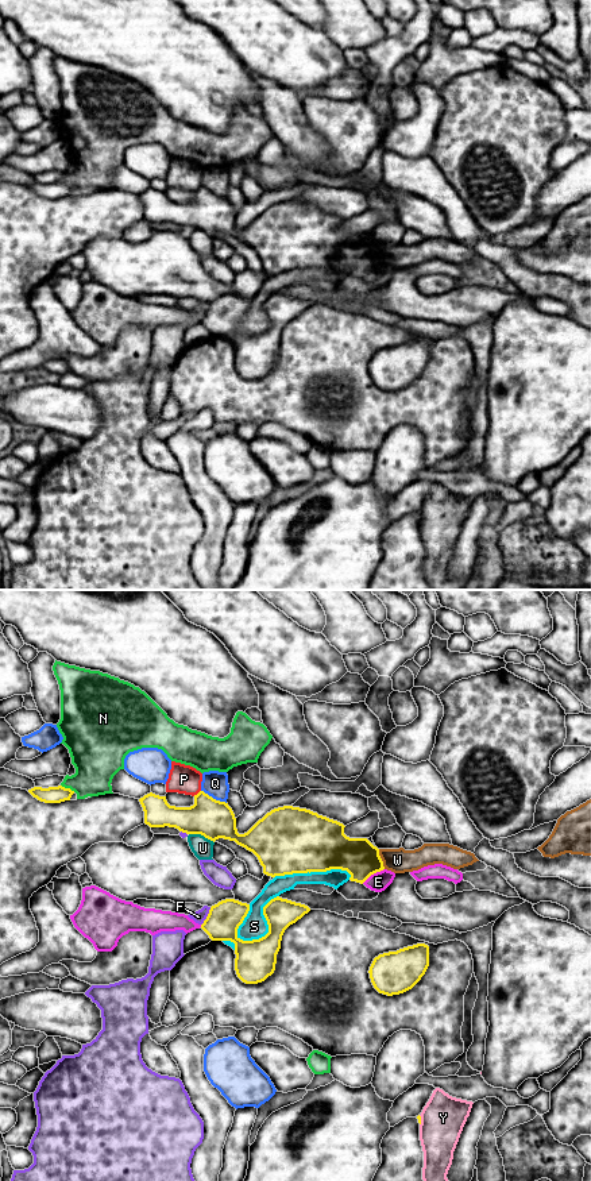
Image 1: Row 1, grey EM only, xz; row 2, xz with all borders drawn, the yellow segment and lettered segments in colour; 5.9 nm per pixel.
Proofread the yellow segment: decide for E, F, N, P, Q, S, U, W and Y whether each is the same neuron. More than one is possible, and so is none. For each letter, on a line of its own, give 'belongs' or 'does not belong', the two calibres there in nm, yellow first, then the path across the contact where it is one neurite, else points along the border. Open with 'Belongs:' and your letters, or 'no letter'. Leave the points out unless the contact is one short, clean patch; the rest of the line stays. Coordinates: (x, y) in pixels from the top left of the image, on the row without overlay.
Belongs: no letter
E: does not belong | 220/120 nm
F: does not belong | 200/80 nm
N: does not belong | 100/280 nm
P: does not belong | 240/180 nm
Q: does not belong | 240/150 nm
S: does not belong | 240/150 nm
U: does not belong | 240/130 nm | along xz (189, 228), (200, 228), (213, 238)
W: does not belong | 220/140 nm
Y: does not belong | 20/260 nm

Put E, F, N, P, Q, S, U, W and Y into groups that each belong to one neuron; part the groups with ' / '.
E / F / N / P / Q / S / U / W / Y

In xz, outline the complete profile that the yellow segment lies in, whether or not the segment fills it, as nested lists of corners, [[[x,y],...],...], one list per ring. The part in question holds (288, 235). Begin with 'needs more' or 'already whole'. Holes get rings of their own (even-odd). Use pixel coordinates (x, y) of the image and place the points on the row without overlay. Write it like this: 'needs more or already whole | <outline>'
already whole | [[[204,186],[194,190],[194,200],[190,202],[170,201],[166,192],[152,188],[139,197],[144,207],[144,219],[150,223],[175,223],[186,229],[201,229],[213,238],[219,234],[235,236],[252,247],[263,262],[263,269],[271,273],[341,265],[351,270],[351,277],[363,279],[371,270],[385,265],[379,244],[367,234],[349,234],[344,229],[343,219],[306,204],[293,201],[274,204],[247,228],[239,229],[235,209],[228,198],[216,196]]]

